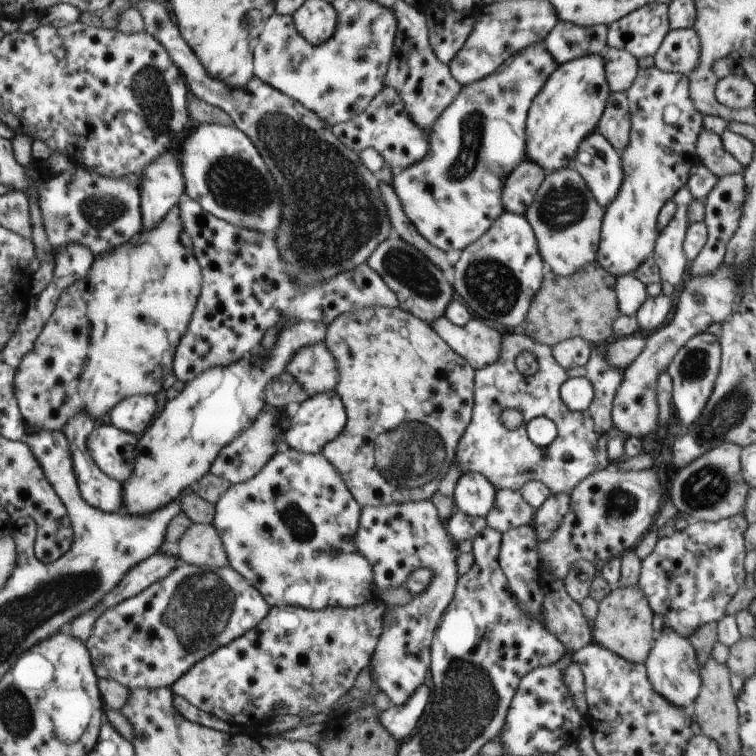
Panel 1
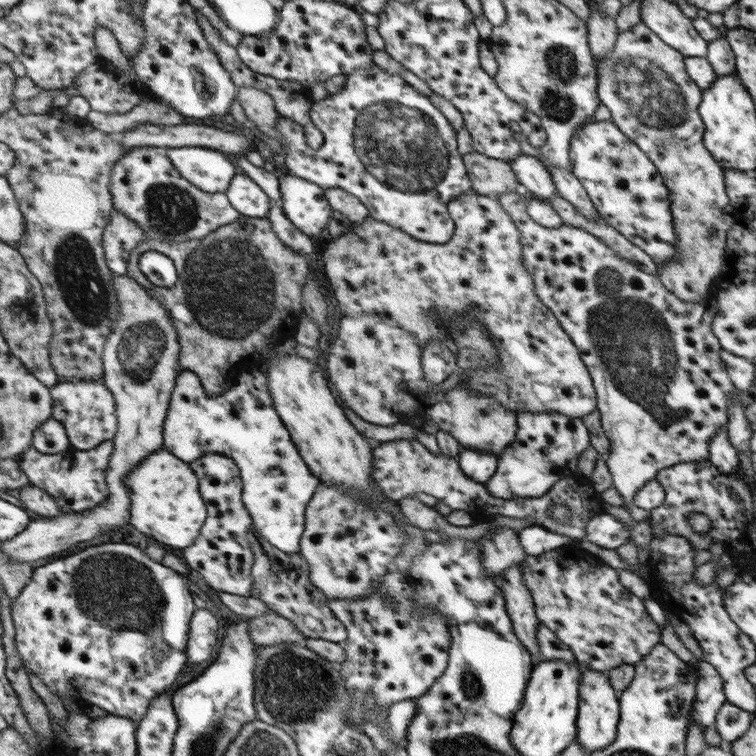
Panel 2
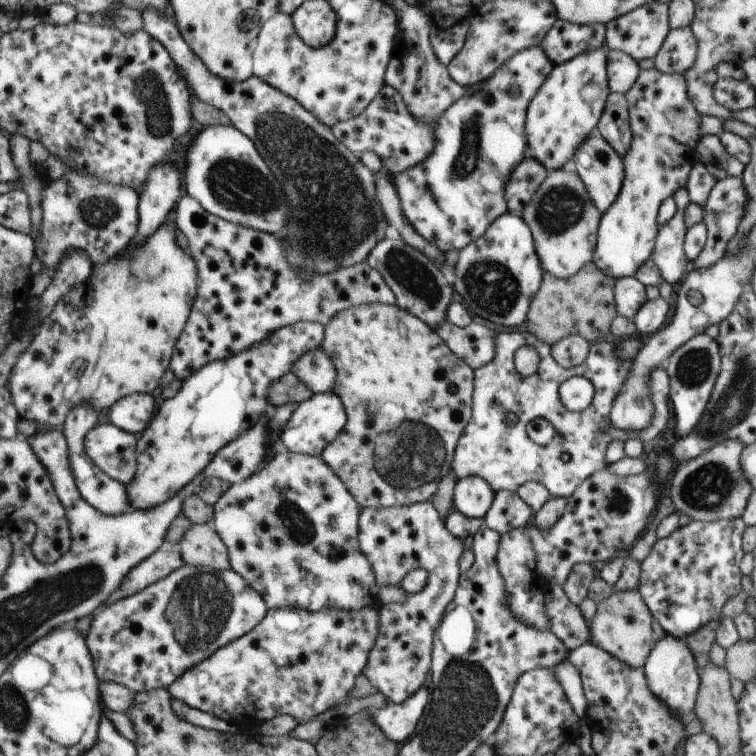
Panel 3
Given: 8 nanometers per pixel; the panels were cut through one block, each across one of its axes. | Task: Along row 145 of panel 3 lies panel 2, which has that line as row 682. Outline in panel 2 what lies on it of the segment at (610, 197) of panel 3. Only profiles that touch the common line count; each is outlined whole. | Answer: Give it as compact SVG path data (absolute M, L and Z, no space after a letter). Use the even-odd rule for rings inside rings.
M592 668L582 669L580 693L581 704L580 714L577 716L576 742L584 750L593 753L606 748L616 738L617 724L620 720L619 694L610 684L610 678L606 671L598 672Z

